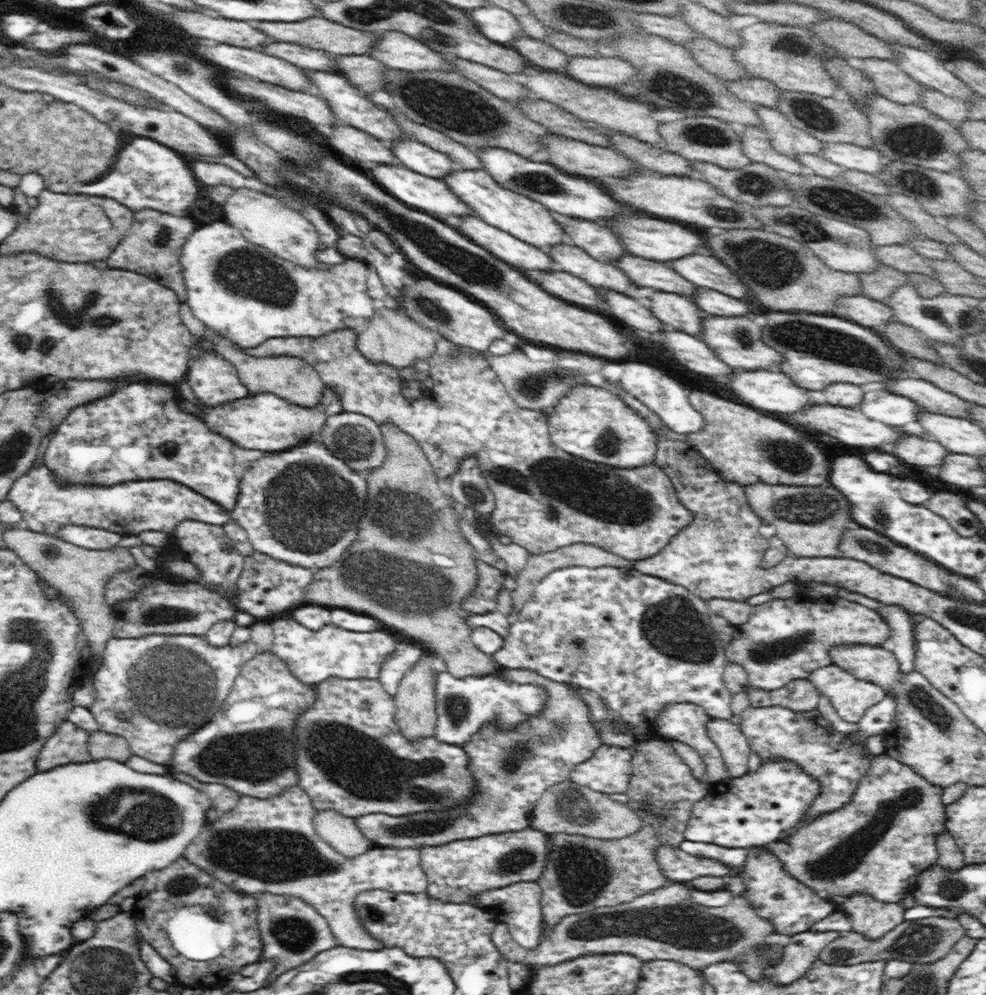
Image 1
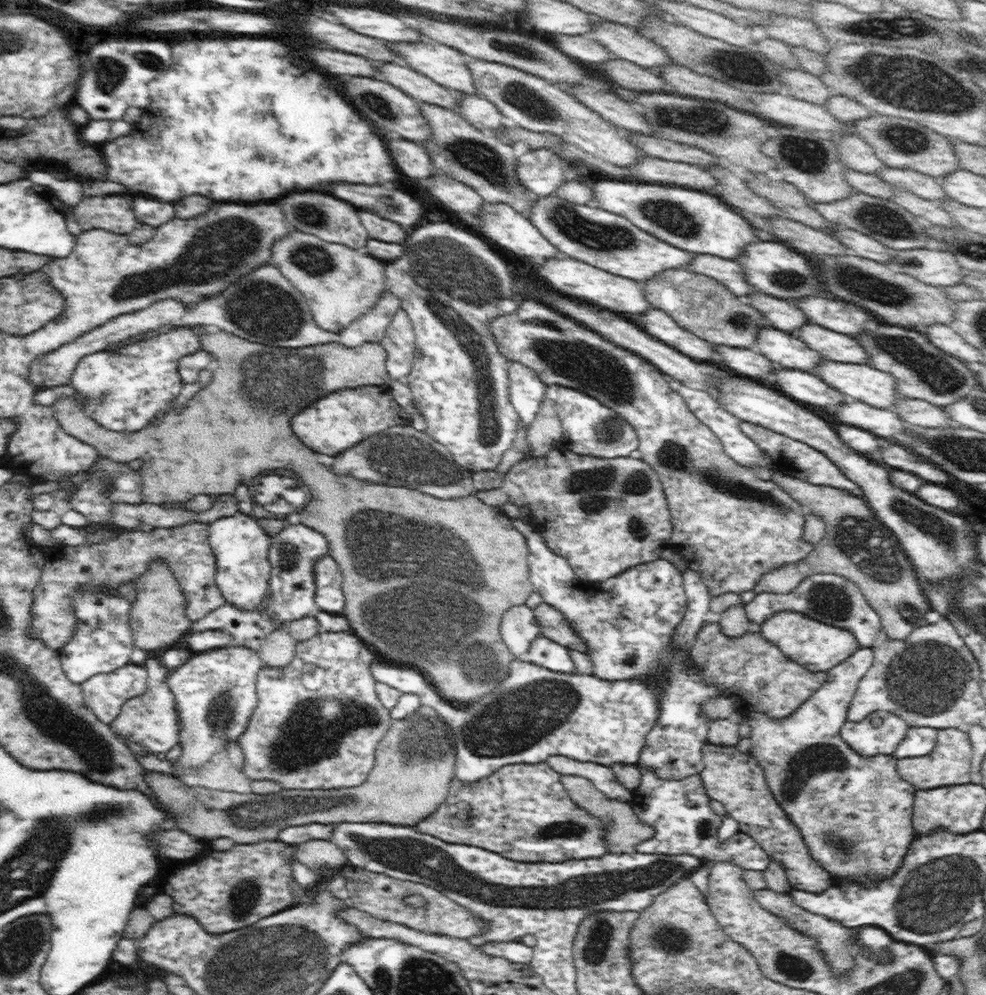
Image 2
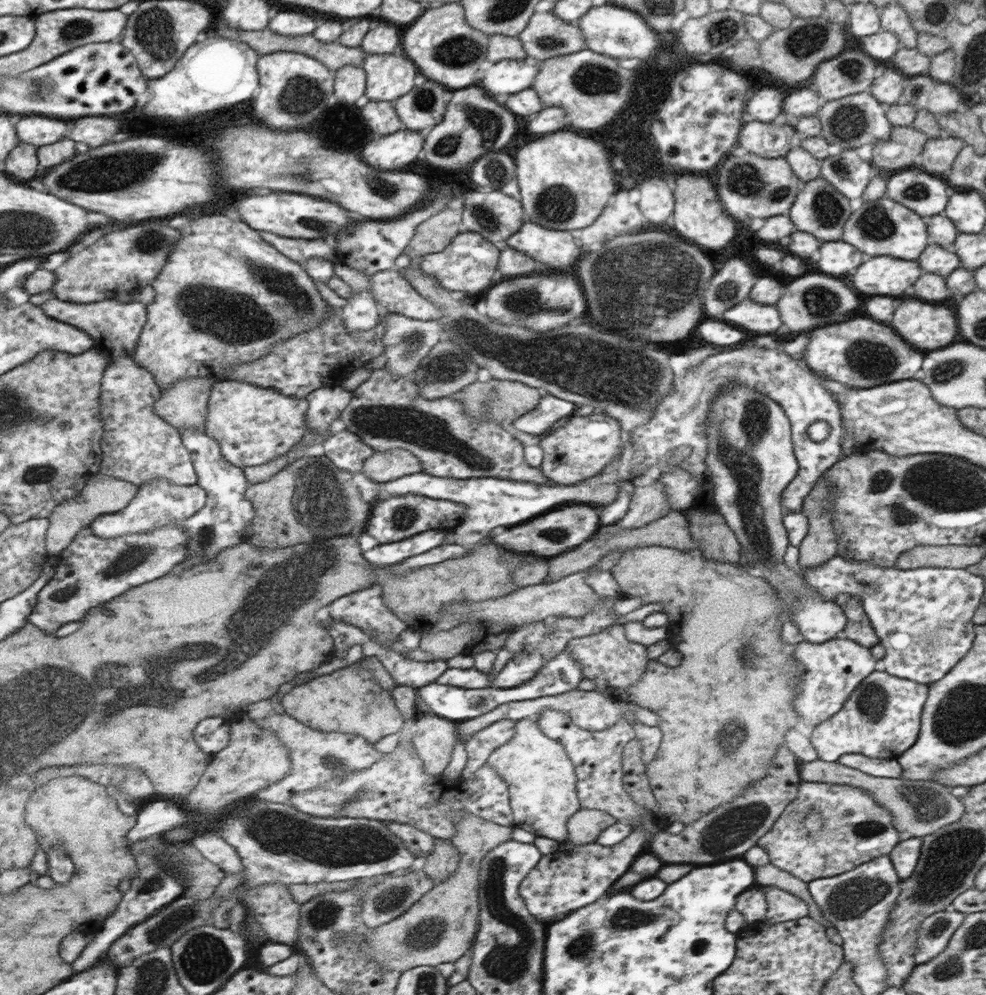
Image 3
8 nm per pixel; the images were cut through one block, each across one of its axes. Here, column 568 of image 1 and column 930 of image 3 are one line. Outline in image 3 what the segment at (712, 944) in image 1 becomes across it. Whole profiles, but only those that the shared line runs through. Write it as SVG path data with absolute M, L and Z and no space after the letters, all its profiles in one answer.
M946 909L925 917L919 926L918 949L915 964L925 964L945 950L955 929L961 924L966 913Z

